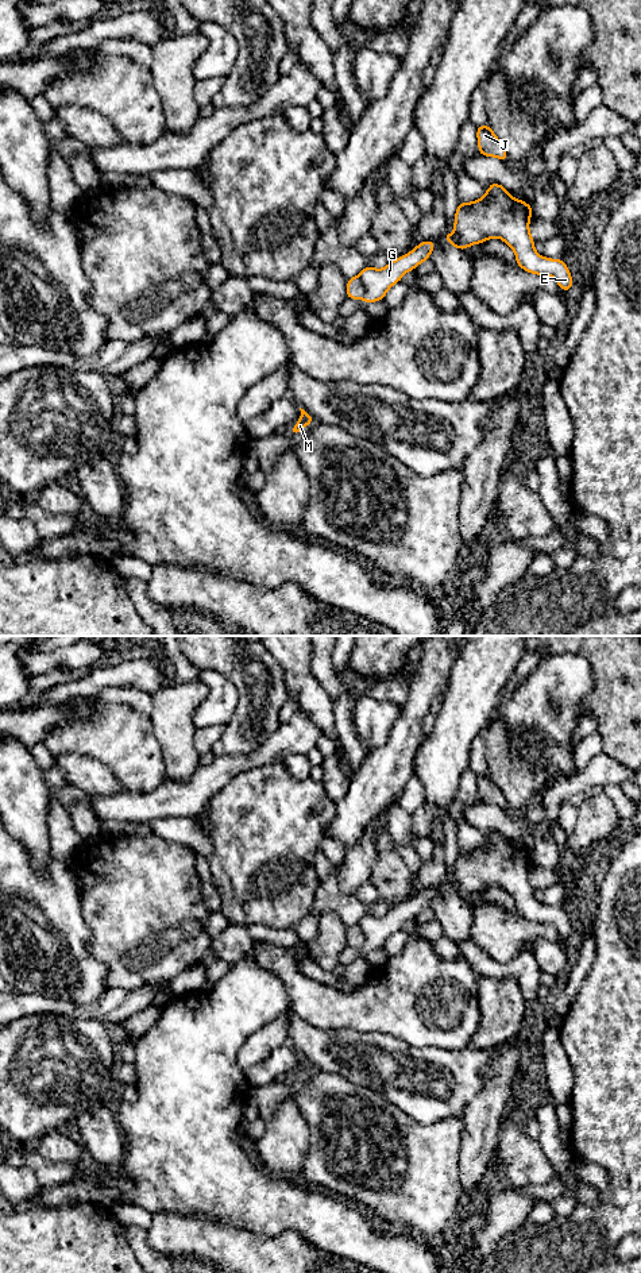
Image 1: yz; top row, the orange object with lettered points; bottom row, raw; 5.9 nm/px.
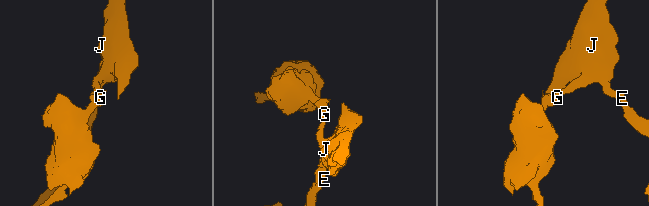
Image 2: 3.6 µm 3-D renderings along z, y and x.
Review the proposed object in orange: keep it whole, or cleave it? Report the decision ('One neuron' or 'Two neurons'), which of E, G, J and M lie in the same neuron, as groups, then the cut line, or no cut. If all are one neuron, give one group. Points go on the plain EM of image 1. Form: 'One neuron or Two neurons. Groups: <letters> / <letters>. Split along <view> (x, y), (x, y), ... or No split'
Two neurons. Groups: E G J / M. Split along yz (358, 924), (365, 937), (363, 945)

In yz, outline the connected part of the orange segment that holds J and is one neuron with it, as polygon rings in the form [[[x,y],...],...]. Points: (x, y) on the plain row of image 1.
[[[489,772],[476,775],[479,803],[497,805],[502,810],[510,807],[503,792],[499,790]]]

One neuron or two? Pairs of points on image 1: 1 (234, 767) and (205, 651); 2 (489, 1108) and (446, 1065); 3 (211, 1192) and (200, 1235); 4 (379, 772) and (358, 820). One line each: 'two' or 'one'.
1: two
2: two
3: two
4: one

